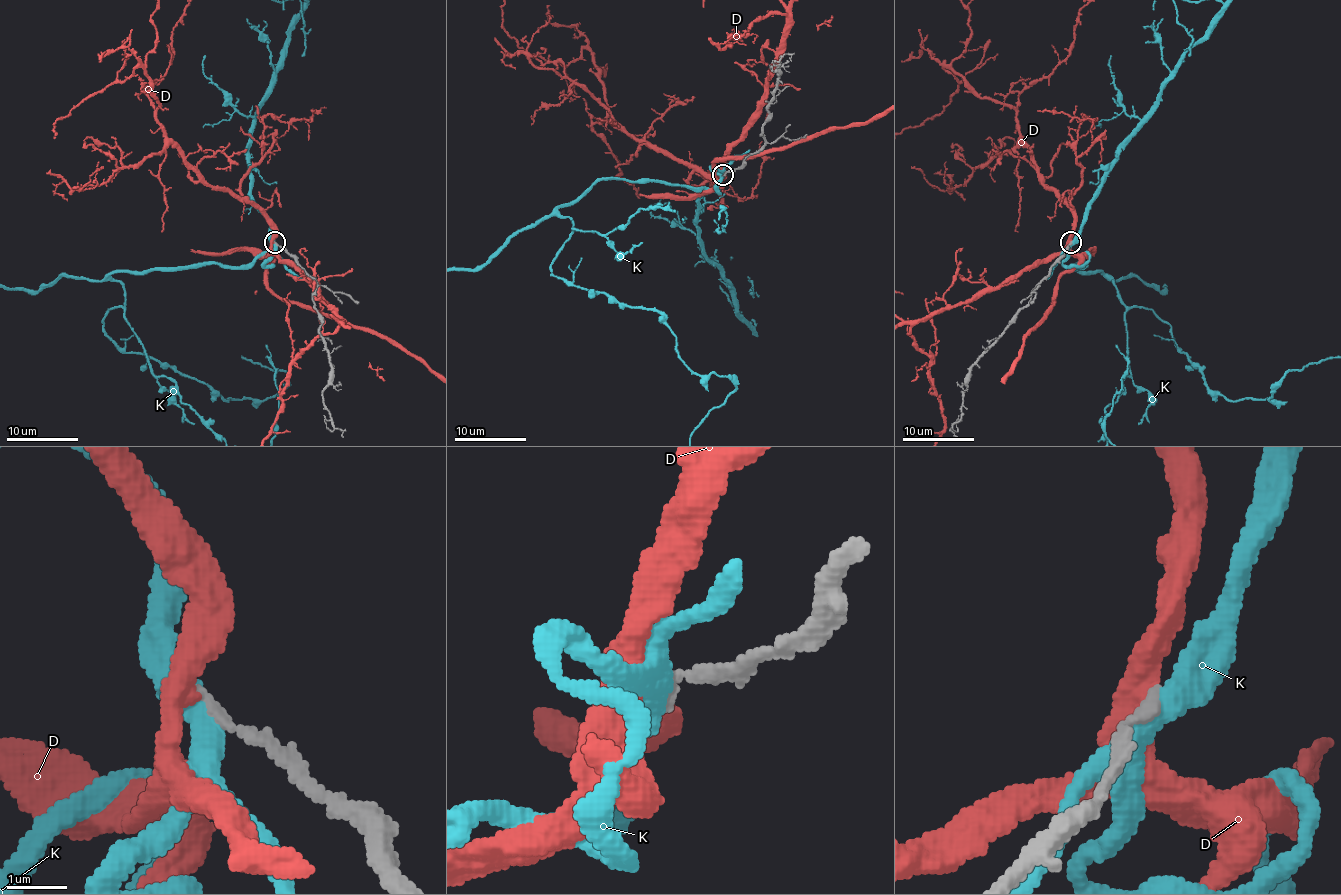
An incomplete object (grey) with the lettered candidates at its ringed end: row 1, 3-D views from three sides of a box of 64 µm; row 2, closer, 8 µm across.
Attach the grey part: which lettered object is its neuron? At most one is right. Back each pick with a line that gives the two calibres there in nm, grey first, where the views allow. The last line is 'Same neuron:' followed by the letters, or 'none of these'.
Same neuron: none of these

